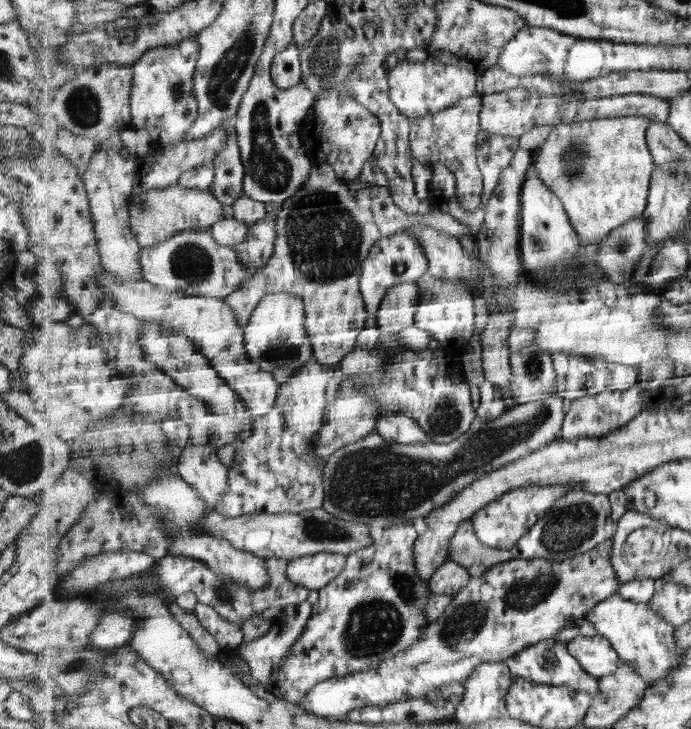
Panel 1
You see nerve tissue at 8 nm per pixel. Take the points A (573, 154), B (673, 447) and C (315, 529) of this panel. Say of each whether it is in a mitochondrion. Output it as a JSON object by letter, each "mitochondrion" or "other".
{"A":"mitochondrion","B":"other","C":"mitochondrion"}

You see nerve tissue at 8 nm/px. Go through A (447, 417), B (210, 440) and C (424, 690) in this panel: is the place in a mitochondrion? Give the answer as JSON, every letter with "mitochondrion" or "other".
{"A":"mitochondrion","B":"other","C":"other"}

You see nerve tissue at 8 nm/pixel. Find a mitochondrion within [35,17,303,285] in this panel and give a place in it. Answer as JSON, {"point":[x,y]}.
{"point":[81,106]}

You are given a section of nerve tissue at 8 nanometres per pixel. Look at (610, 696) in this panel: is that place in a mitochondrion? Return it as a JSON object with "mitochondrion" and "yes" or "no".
{"mitochondrion":"yes"}

